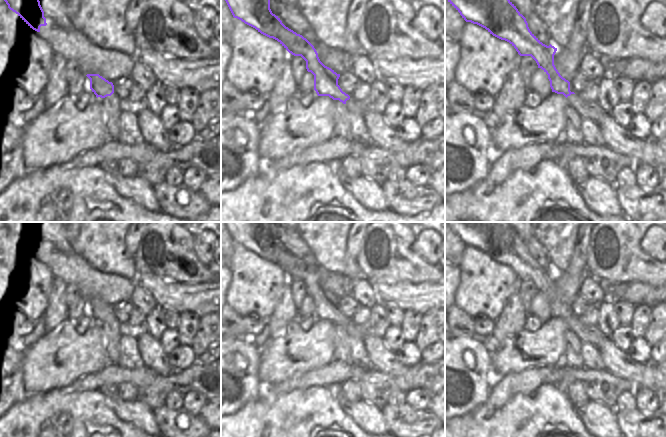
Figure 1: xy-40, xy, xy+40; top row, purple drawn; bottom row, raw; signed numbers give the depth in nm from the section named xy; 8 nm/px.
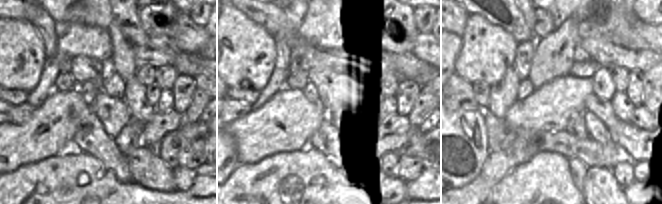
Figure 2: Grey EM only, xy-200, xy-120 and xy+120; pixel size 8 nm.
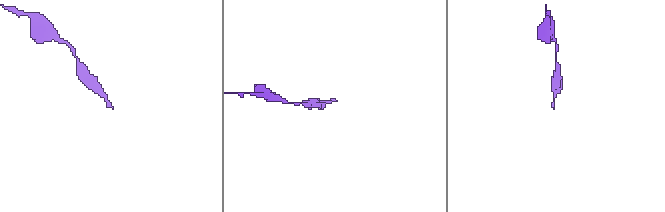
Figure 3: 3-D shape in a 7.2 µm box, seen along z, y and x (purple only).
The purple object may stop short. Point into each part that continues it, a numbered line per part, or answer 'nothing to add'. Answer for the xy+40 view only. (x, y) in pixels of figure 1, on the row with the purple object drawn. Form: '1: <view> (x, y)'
1: xy+40 (591, 110).

